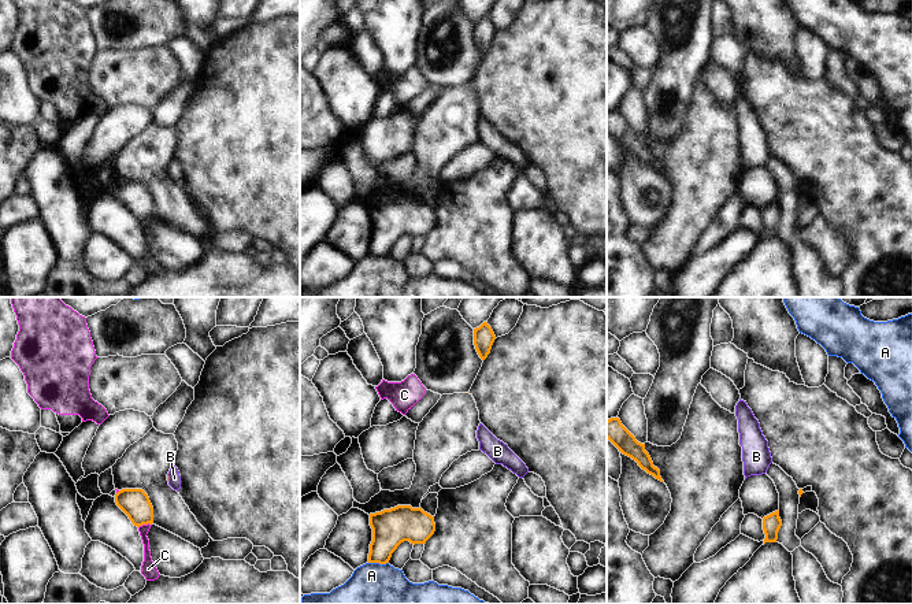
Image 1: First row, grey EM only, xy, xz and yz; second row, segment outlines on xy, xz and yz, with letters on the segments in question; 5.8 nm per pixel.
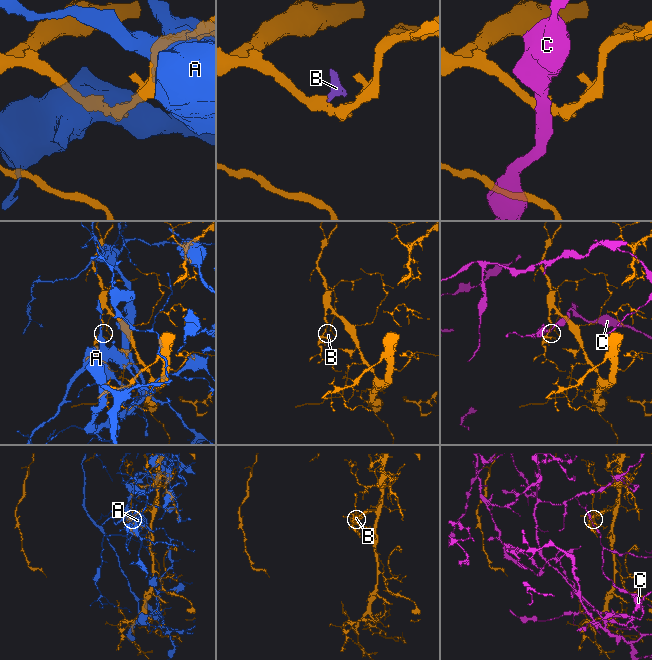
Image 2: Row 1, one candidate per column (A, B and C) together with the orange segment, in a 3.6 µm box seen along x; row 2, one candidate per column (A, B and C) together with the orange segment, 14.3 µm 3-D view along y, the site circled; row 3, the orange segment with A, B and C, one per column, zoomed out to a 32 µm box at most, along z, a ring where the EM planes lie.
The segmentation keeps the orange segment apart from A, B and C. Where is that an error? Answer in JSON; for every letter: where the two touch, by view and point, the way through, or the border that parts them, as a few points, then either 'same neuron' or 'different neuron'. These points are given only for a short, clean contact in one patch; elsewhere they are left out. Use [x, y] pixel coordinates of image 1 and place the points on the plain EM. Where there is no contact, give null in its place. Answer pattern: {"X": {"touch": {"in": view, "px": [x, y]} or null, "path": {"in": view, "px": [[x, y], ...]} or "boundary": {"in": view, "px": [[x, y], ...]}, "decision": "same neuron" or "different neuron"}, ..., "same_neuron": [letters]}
{"A": {"touch": {"in": "xz", "px": [378, 255]}, "decision": "different neuron"}, "B": {"touch": {"in": "xy", "px": [167, 170]}, "path": {"in": "xy", "px": [[167, 169], [167, 170], [174, 171]]}, "decision": "same neuron"}, "C": {"touch": {"in": "xy", "px": [144, 217]}, "boundary": {"in": "xy", "px": [[151, 217], [143, 217], [138, 221]]}, "decision": "different neuron"}, "same_neuron": ["B"]}

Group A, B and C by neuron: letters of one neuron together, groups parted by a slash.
A / B / C

